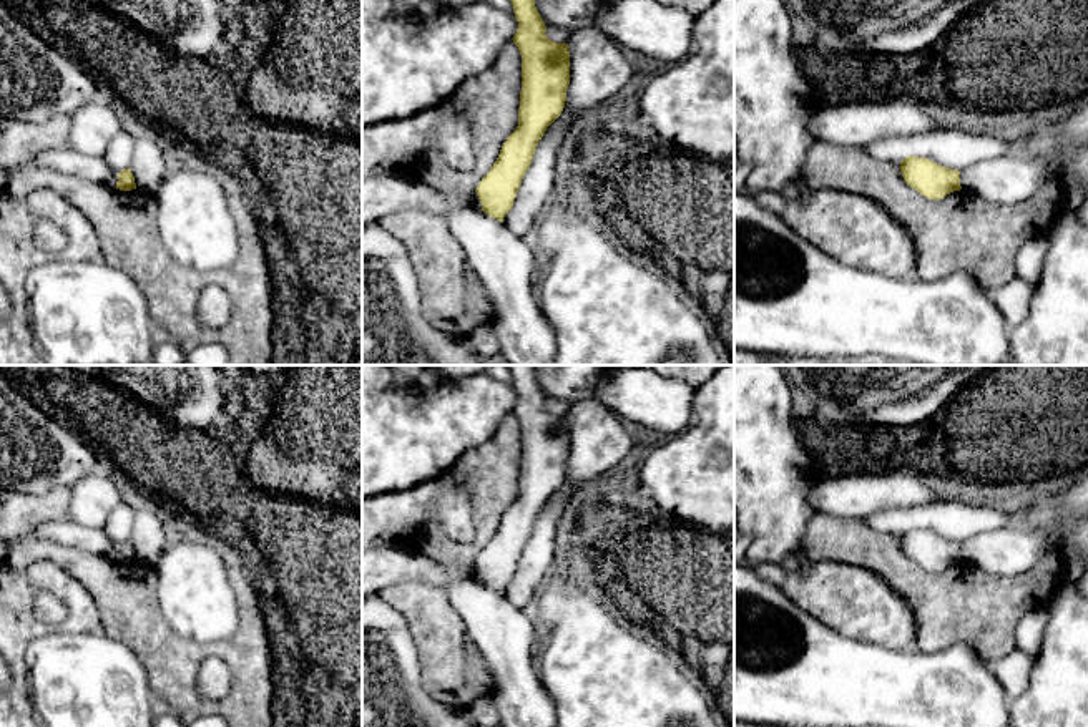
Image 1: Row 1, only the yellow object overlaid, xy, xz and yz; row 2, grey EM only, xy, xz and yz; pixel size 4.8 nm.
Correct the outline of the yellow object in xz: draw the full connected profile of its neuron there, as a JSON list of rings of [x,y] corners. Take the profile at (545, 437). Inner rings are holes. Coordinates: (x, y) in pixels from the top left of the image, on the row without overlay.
[[[537,365],[507,367],[518,393],[512,412],[522,427],[518,498],[475,561],[482,583],[497,593],[512,581],[538,513],[565,480],[570,456],[568,417],[545,407],[546,397],[535,378]]]

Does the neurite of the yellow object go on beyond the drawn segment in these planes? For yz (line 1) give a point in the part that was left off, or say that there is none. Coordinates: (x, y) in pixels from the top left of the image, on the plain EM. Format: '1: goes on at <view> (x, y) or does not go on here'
1: does not go on here

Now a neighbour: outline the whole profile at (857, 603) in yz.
[[[837,561],[789,573],[781,564],[752,568],[794,604],[844,637],[885,649],[914,649],[917,622],[907,601],[877,573]]]

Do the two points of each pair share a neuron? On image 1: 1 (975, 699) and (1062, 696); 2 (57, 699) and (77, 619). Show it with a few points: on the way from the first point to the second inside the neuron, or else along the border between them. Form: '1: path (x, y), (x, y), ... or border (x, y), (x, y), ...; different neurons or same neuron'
1: border (1007, 701), (1009, 709); different neurons
2: border (100, 629), (47, 633), (35, 638); different neurons

